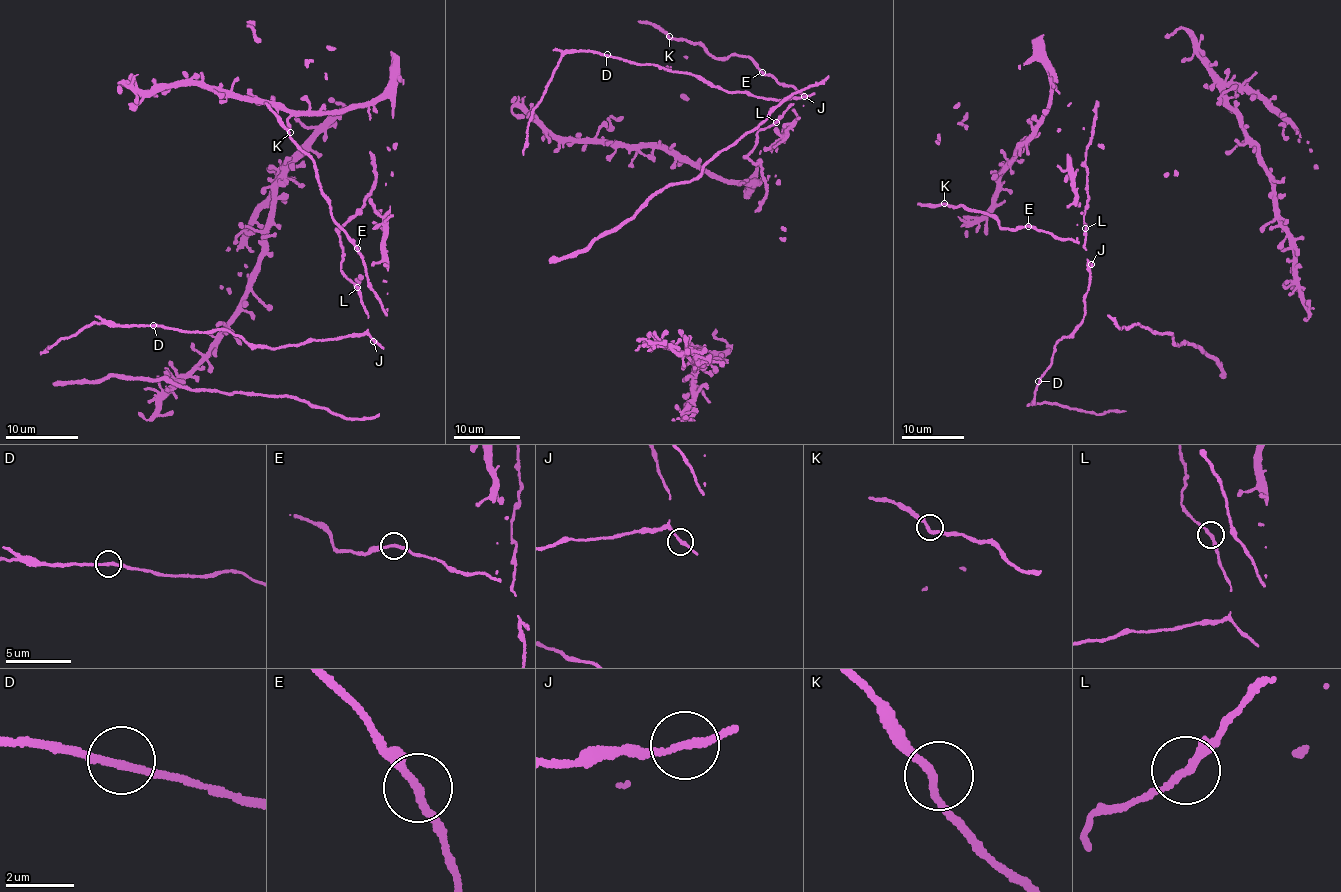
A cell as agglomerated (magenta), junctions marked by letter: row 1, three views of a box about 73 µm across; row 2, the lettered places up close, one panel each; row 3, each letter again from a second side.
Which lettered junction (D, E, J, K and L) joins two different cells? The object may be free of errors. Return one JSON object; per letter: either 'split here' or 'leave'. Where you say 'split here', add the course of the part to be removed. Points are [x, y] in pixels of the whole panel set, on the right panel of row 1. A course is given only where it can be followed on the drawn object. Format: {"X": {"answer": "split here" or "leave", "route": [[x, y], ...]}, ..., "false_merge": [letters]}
{"D": {"answer": "leave"}, "E": {"answer": "leave"}, "J": {"answer": "leave"}, "K": {"answer": "leave"}, "L": {"answer": "leave"}, "false_merge": []}

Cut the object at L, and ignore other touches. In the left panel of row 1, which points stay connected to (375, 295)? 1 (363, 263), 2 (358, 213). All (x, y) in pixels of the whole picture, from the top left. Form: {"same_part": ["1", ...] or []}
{"same_part": ["1"]}

